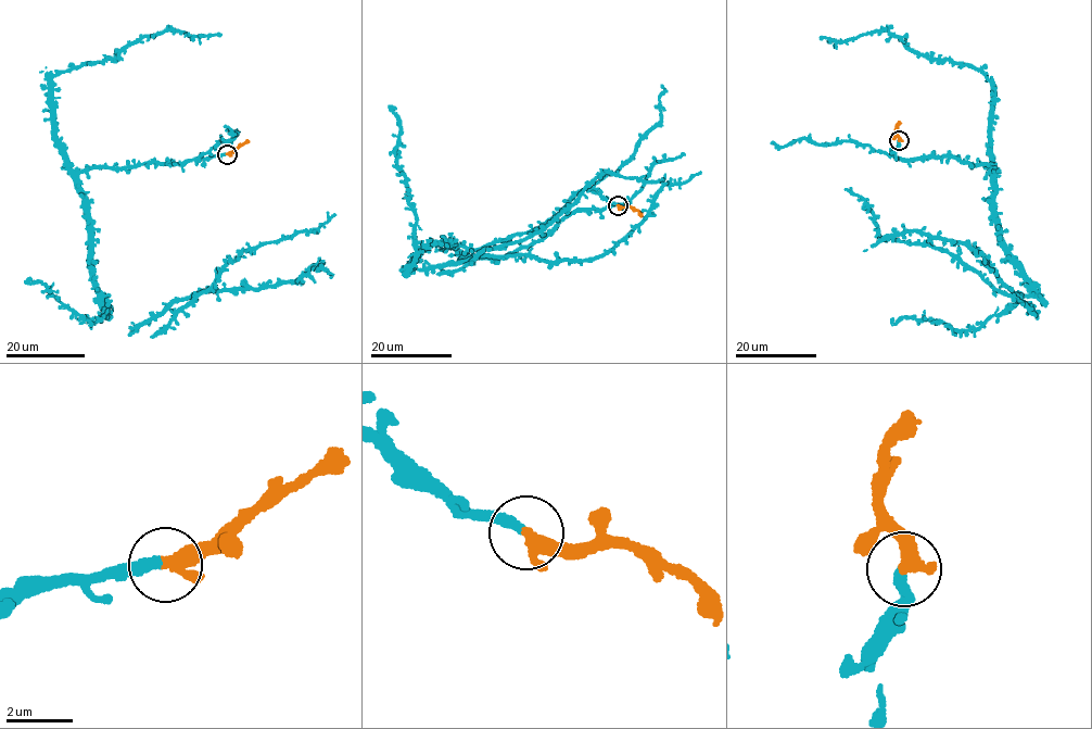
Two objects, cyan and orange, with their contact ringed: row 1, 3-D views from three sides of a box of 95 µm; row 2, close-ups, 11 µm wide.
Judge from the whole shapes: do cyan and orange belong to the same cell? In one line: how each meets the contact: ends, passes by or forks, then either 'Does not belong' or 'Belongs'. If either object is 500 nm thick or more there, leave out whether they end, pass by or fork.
At the ring cyan ends. At the ring orange passes by. Belongs

